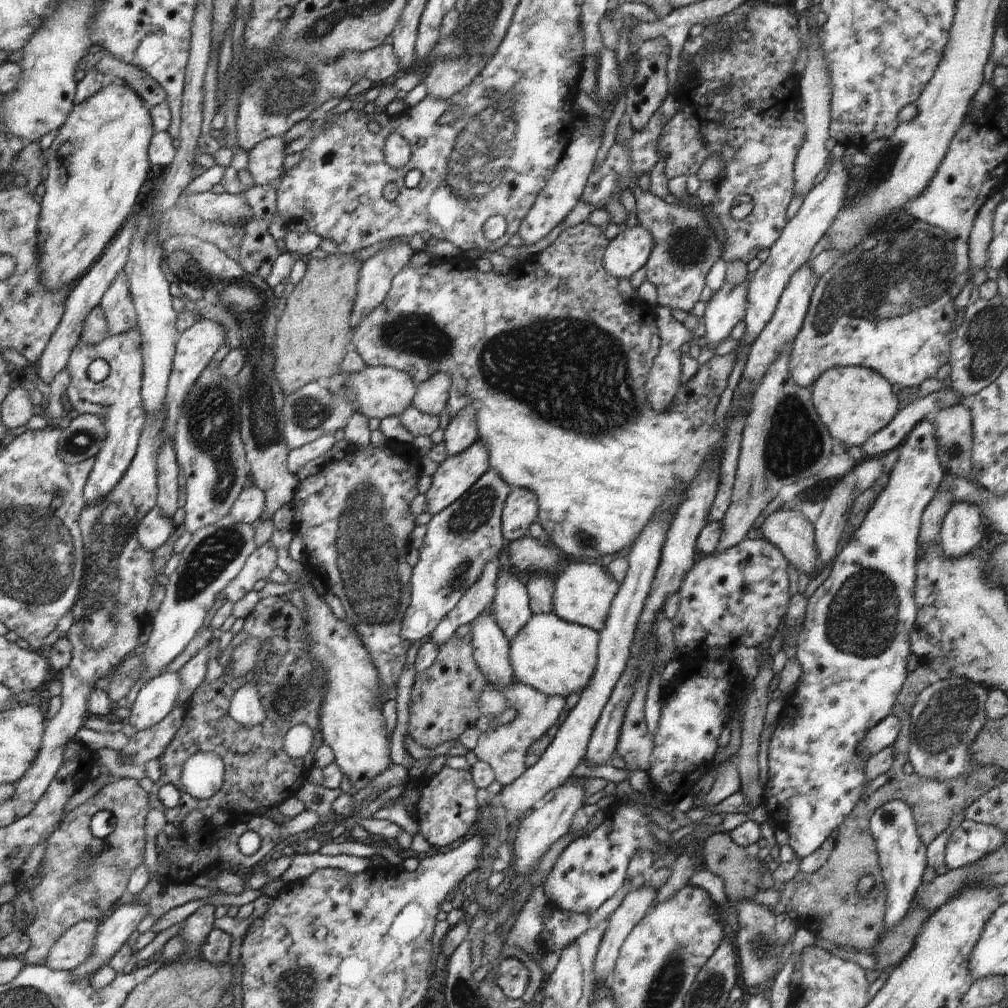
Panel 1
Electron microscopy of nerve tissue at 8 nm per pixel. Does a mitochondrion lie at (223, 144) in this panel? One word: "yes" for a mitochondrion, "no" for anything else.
no

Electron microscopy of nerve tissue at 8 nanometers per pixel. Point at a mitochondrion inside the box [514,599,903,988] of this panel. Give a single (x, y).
(759, 945)

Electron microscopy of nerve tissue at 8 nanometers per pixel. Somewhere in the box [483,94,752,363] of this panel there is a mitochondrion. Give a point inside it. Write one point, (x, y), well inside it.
(687, 247)

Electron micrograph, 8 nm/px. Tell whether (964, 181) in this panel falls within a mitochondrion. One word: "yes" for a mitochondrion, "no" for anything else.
no

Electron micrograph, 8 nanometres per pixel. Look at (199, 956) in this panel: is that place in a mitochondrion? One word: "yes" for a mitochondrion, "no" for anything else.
no

